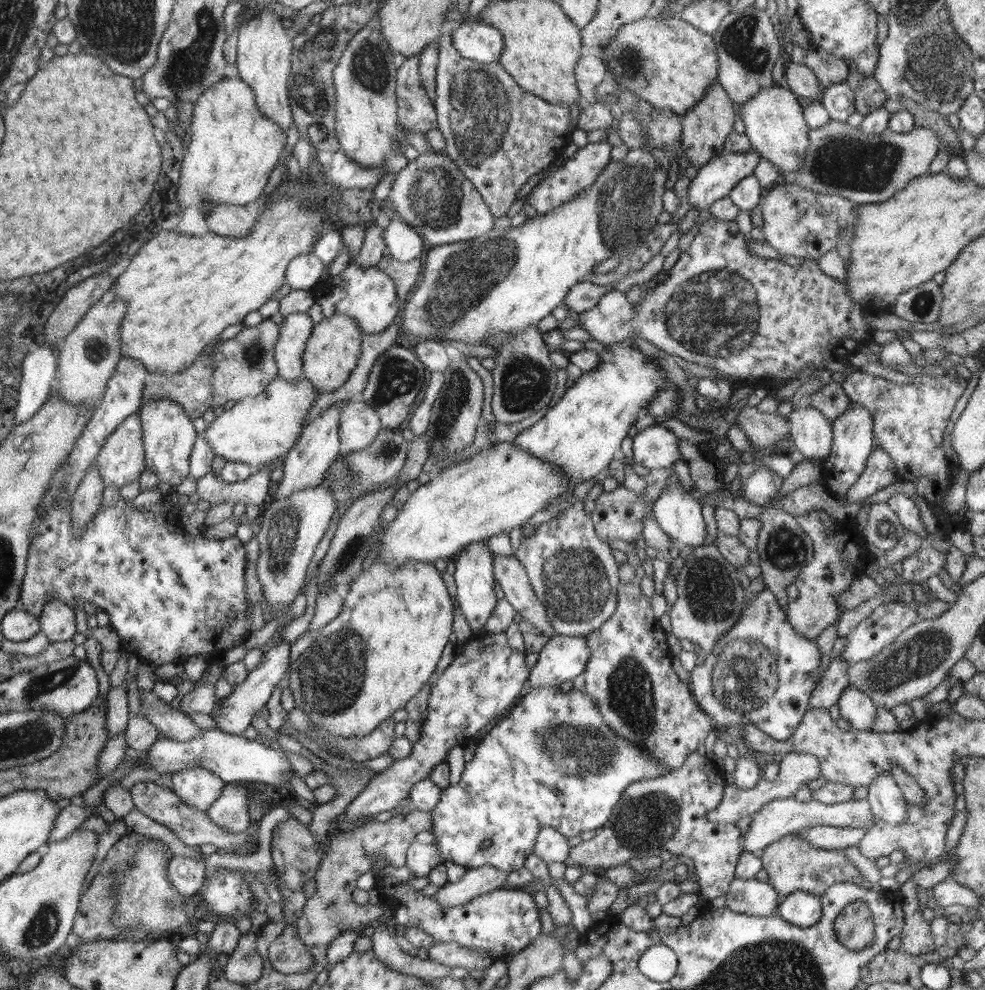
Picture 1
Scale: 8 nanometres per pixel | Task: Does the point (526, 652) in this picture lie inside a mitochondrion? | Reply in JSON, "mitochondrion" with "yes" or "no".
{"mitochondrion":"no"}

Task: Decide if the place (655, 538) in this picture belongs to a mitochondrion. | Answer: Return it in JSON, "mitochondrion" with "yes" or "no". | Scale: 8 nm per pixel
{"mitochondrion":"no"}

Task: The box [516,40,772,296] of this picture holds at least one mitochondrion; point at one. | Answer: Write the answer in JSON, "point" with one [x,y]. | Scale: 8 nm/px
{"point":[630,198]}

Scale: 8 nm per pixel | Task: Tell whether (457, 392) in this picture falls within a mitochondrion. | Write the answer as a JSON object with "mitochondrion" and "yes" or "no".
{"mitochondrion":"yes"}

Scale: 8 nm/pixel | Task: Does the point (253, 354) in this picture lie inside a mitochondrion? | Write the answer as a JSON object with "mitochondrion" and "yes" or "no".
{"mitochondrion":"yes"}

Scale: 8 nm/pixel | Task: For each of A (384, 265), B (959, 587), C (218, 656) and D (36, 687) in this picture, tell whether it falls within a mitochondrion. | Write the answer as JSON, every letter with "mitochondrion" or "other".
{"A":"other","B":"other","C":"other","D":"mitochondrion"}

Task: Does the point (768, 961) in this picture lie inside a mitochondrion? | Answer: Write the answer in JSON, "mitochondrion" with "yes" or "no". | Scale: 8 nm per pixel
{"mitochondrion":"yes"}

